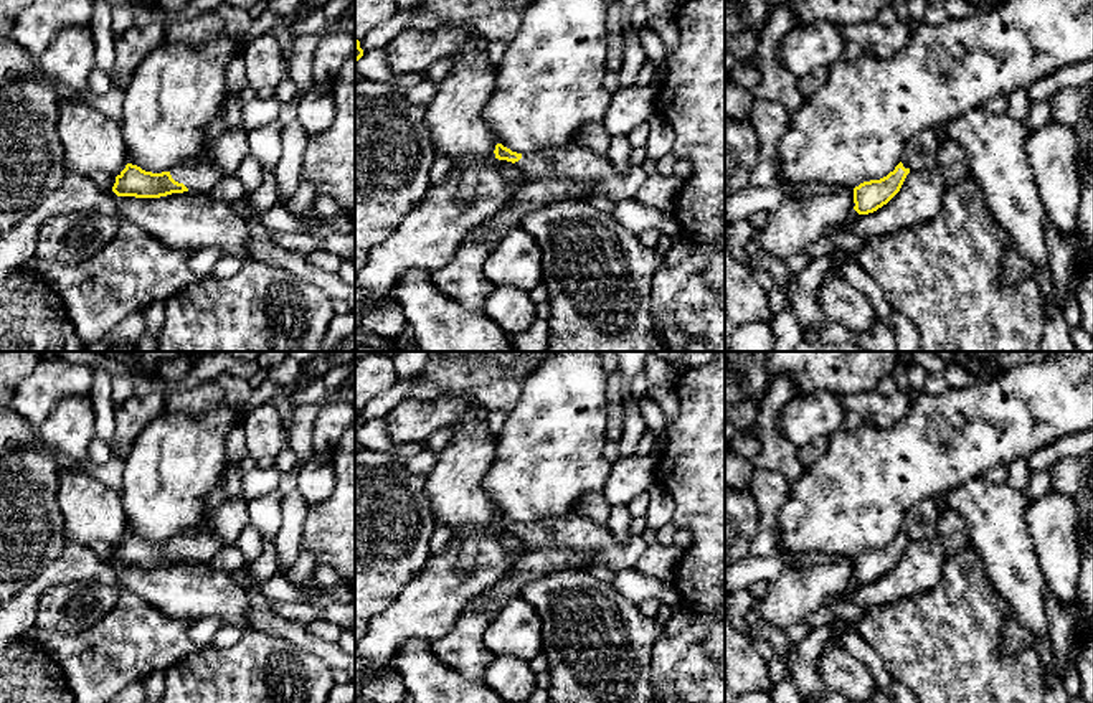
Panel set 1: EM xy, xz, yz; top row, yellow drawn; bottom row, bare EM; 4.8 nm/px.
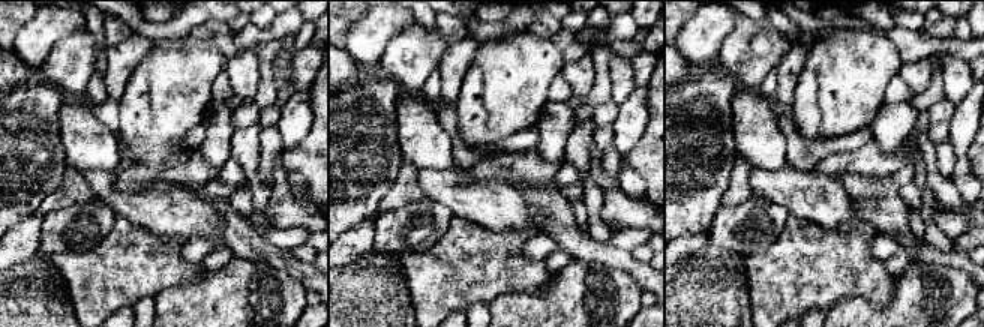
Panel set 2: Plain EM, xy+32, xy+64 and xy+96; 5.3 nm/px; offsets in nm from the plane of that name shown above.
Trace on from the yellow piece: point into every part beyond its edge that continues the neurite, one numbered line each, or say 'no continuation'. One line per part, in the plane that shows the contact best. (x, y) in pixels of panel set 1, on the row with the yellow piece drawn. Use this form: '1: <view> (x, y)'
1: xy (202, 174)

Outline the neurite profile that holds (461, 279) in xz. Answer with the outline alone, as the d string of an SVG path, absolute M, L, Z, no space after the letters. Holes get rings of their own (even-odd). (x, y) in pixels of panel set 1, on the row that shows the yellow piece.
M494 238L462 241L449 261L431 272L431 281L436 289L462 307L482 312L485 299L495 290L495 285L484 276L484 262L497 243Z

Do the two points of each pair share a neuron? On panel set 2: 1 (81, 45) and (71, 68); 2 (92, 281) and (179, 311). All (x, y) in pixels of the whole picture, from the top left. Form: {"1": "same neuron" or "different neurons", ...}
{"1": "same neuron", "2": "different neurons"}

